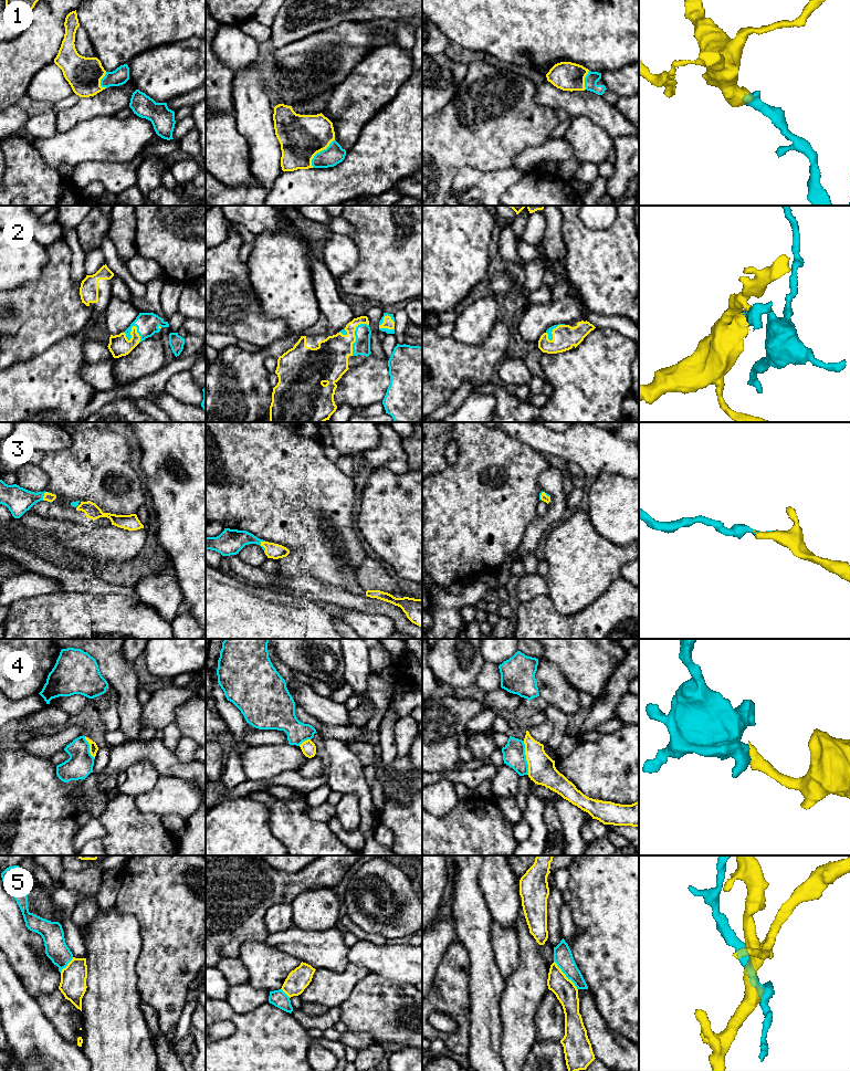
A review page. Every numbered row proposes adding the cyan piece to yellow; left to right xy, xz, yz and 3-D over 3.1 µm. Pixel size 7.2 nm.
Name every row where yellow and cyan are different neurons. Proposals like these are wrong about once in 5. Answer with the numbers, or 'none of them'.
4

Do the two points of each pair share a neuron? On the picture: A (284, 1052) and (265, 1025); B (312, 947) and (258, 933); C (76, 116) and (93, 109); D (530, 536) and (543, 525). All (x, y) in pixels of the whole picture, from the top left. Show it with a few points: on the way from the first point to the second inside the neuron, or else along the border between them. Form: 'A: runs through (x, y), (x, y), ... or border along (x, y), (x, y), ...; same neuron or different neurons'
A: runs through (277, 1046), (269, 1037), (268, 1031); same neuron
B: border along (270, 933), (264, 941); different neurons
C: runs through (81, 112), (88, 109); same neuron
D: runs through (533, 533), (539, 526); same neuron

